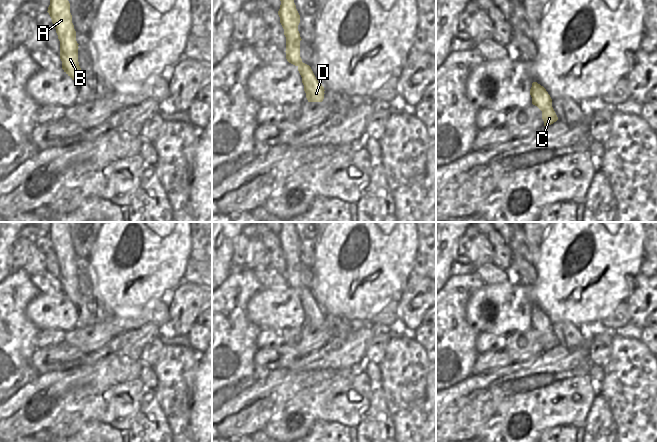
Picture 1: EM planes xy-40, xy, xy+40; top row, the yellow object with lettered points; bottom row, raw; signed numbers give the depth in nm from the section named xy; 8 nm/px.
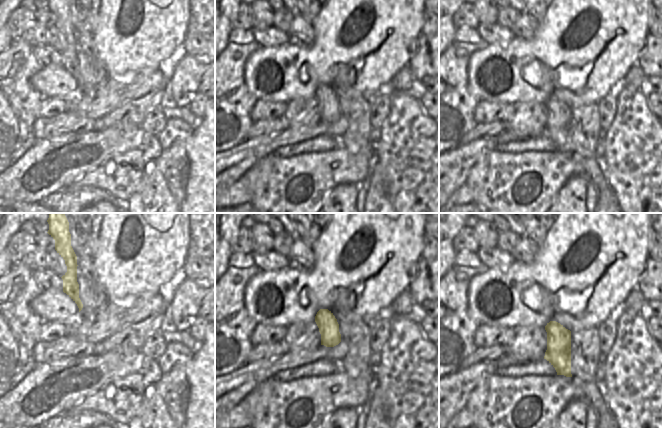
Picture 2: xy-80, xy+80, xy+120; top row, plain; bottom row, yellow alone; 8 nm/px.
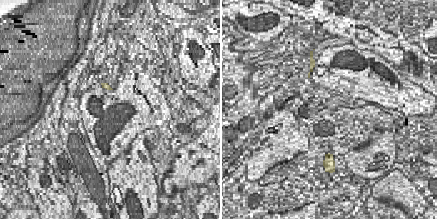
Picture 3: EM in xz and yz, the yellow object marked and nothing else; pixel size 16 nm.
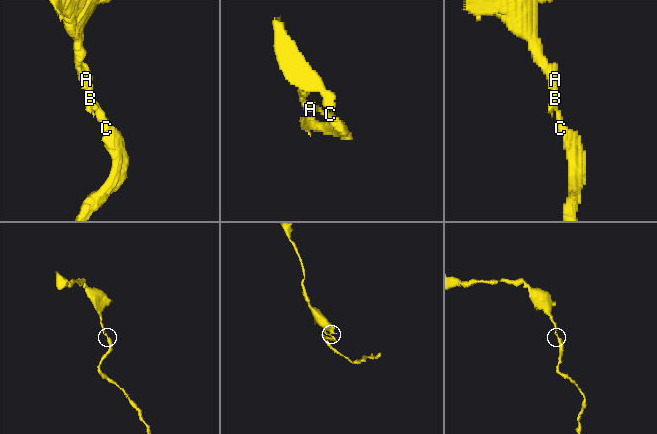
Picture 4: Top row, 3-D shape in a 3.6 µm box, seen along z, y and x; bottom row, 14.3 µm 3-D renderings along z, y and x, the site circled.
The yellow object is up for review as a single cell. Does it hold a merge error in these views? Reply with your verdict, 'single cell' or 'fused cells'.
single cell

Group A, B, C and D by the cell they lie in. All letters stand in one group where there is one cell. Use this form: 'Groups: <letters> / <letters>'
Groups: A B C D

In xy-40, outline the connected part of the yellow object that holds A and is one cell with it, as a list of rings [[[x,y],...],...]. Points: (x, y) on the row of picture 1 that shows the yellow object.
[[[50,0],[47,11],[60,41],[62,69],[77,84],[86,81],[78,62],[78,43],[68,0]]]

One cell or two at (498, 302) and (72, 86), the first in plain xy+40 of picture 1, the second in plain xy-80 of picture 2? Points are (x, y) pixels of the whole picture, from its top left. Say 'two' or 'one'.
one

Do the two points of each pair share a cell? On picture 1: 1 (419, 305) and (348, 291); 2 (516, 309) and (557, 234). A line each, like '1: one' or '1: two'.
1: two
2: one

